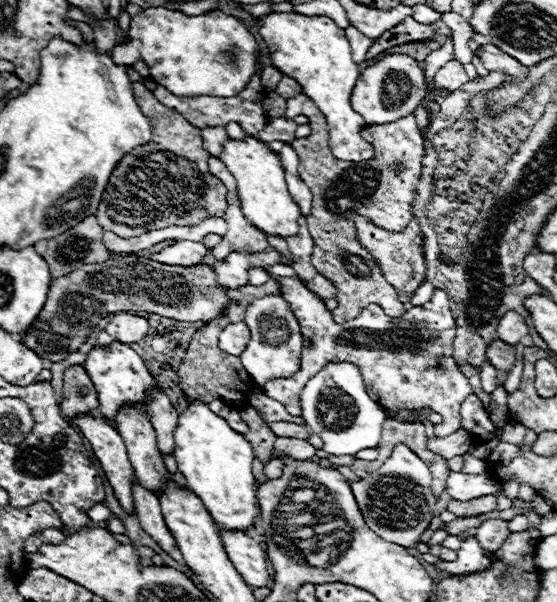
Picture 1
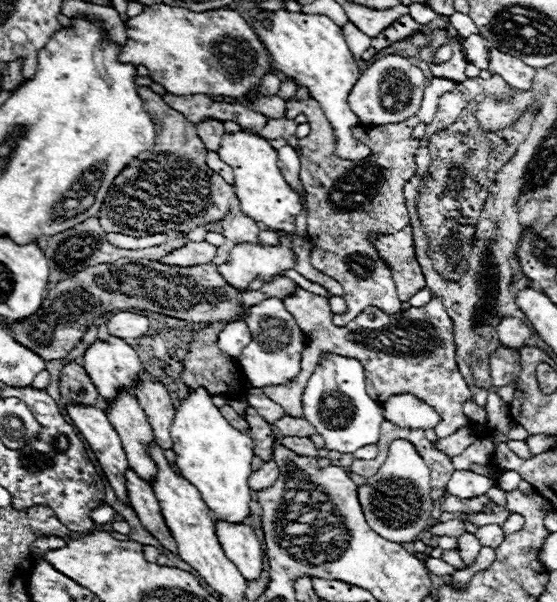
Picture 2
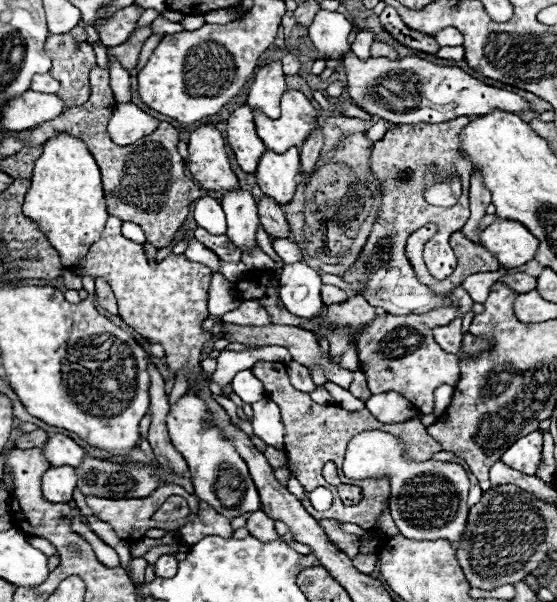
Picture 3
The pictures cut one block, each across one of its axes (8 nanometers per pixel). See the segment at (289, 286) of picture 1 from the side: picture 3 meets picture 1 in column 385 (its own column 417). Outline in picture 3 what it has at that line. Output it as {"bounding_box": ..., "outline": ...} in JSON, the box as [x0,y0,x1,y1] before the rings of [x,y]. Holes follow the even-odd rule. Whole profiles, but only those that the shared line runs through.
{"bounding_box":[358,306,492,414],"outline":[[[442,306],[434,308],[426,314],[404,314],[404,316],[382,316],[374,318],[370,326],[366,326],[358,334],[358,358],[360,368],[366,374],[368,388],[372,394],[382,394],[388,390],[396,390],[404,394],[404,398],[412,400],[416,410],[422,414],[430,414],[434,408],[434,390],[442,384],[456,386],[460,380],[460,358],[462,356],[476,356],[488,352],[492,348],[492,338],[476,338],[470,332],[464,334],[462,346],[456,354],[444,352],[438,342],[432,338],[432,328],[438,324],[452,322],[458,316],[456,306]]]}

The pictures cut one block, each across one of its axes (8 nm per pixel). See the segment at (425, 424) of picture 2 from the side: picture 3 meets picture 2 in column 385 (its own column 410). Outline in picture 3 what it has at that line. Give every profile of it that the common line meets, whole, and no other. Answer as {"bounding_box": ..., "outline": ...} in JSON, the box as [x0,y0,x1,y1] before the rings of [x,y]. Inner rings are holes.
{"bounding_box":[366,392,414,424],"outline":[[[384,392],[384,394],[372,394],[370,400],[366,400],[366,408],[382,422],[382,424],[396,424],[410,420],[414,416],[414,406],[406,398],[402,398],[396,392]]]}

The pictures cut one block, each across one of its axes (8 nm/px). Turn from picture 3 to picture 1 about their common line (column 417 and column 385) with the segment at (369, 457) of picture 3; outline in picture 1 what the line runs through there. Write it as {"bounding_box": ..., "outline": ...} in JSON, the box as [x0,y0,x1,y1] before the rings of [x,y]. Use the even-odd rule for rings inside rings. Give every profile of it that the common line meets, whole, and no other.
{"bounding_box":[352,444,436,548],"outline":[[[396,444],[390,458],[374,472],[374,478],[368,476],[360,482],[352,482],[352,490],[368,528],[388,542],[410,548],[416,546],[420,534],[428,530],[432,520],[436,498],[432,496],[430,482],[432,476],[428,466],[408,446]]]}

